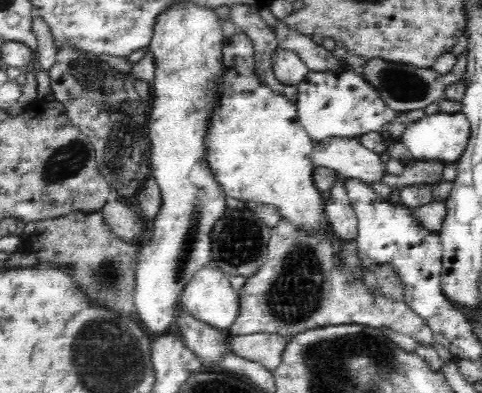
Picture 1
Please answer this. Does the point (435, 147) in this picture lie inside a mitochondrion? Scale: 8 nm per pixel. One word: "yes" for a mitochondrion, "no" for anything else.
no

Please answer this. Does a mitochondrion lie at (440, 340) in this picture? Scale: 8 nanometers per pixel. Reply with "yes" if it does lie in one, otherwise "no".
no

